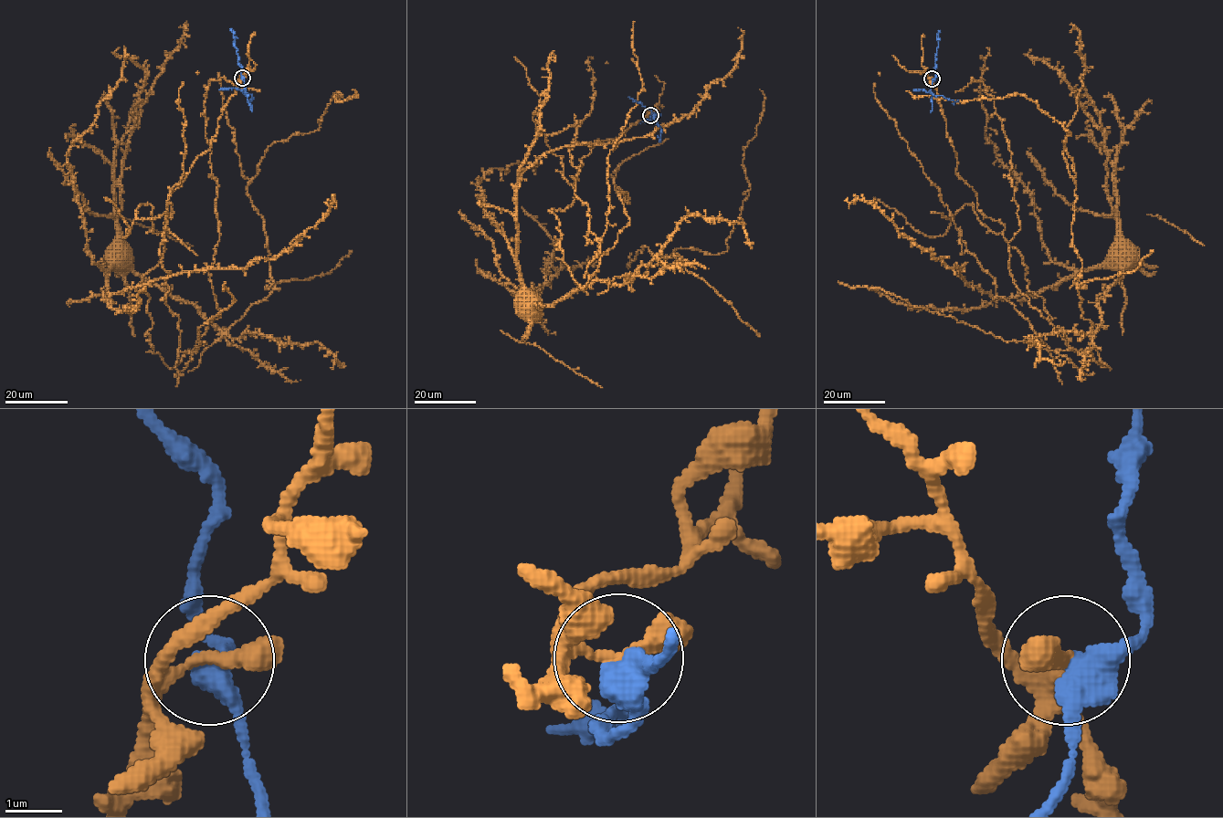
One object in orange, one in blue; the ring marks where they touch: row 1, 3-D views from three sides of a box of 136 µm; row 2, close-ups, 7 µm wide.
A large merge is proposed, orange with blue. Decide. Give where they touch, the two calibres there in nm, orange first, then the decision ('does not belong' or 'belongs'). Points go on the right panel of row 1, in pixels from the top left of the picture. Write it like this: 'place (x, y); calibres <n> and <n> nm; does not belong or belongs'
place (932, 78); calibres 240 and 460 nm; does not belong

